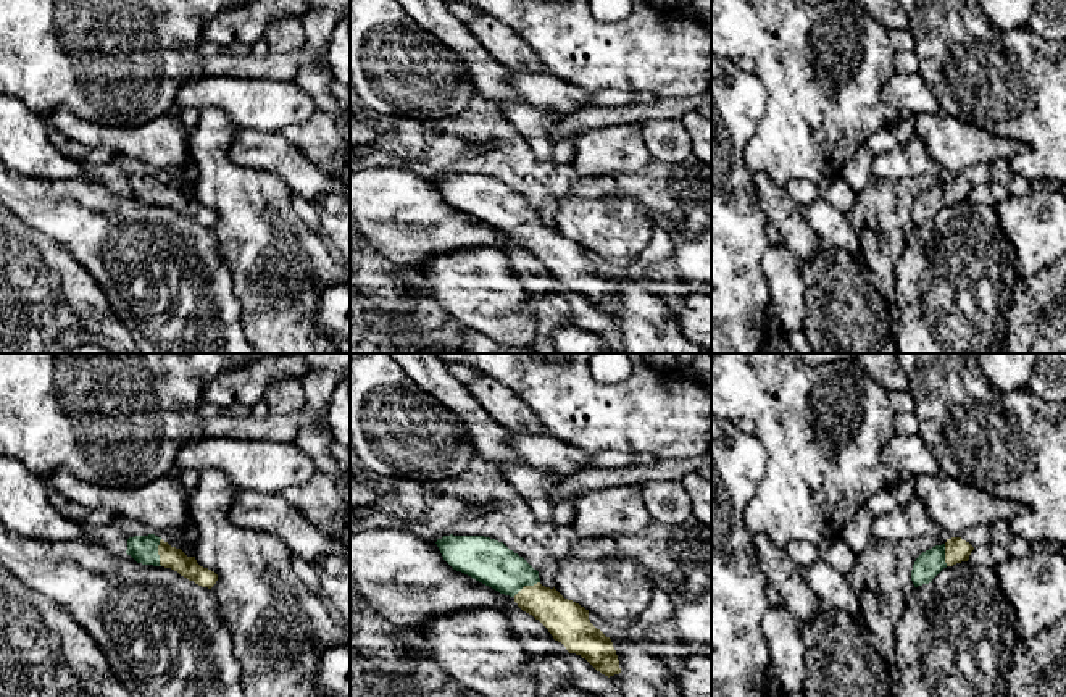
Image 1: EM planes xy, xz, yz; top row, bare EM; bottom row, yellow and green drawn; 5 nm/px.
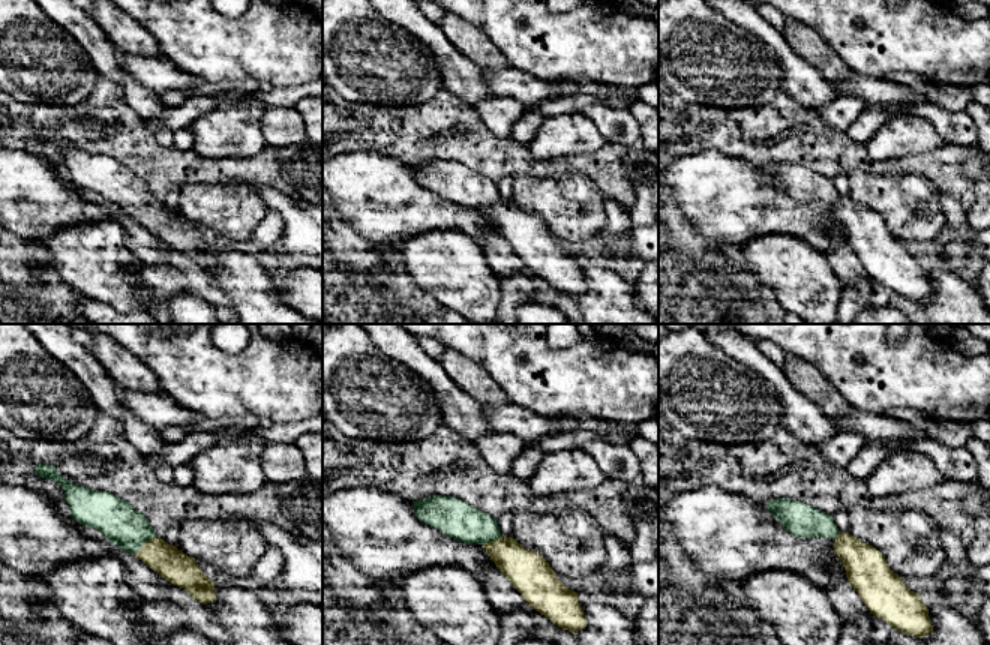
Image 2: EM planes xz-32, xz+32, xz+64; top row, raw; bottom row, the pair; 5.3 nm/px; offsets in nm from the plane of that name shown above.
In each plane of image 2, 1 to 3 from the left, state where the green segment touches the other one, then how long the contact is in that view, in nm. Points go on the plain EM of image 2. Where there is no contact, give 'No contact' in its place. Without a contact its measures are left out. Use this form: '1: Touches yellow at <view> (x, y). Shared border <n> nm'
1: Touches yellow at xz-32 (144, 207). Shared border 150 nm
2: Touches yellow at xz+32 (491, 206). Shared border 120 nm
3: Touches yellow at xz+64 (837, 200). Shared border 60 nm

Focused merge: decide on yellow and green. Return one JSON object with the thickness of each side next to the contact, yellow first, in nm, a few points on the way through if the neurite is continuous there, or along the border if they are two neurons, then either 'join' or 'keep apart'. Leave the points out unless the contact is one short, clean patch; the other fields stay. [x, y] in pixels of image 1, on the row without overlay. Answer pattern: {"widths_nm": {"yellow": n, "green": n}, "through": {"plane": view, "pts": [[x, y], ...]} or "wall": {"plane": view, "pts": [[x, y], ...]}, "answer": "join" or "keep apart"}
{"widths_nm": {"yellow": 110, "green": 140}, "through": {"plane": "xy", "pts": [[170, 196], [158, 191], [144, 187]]}, "answer": "join"}

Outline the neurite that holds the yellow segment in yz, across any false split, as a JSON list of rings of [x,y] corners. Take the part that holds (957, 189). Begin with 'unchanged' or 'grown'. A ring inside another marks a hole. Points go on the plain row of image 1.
grown; [[[961,176],[947,177],[945,182],[922,190],[911,208],[914,226],[929,223],[947,205],[968,200],[974,186]]]

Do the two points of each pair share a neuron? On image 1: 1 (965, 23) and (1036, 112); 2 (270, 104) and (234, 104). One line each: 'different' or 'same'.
1: same
2: same

